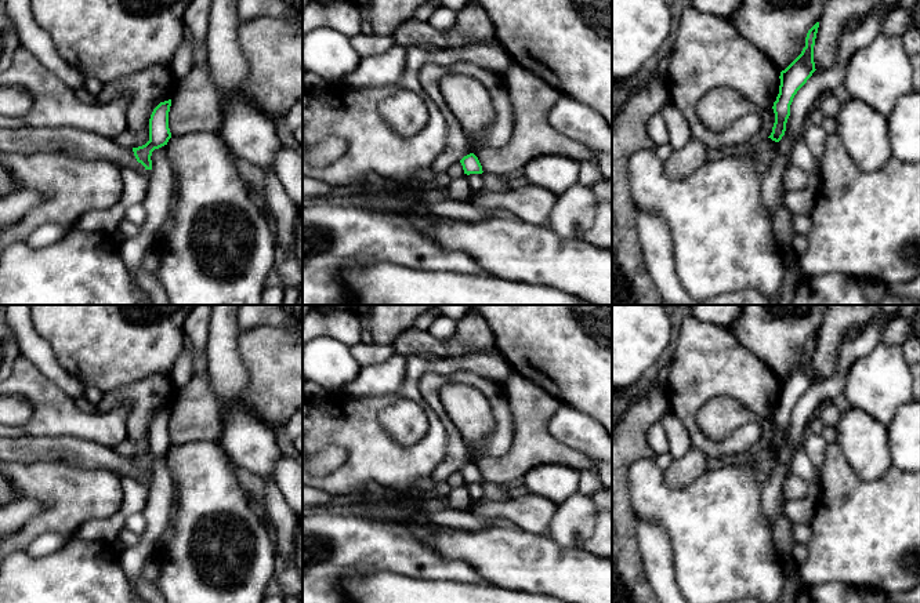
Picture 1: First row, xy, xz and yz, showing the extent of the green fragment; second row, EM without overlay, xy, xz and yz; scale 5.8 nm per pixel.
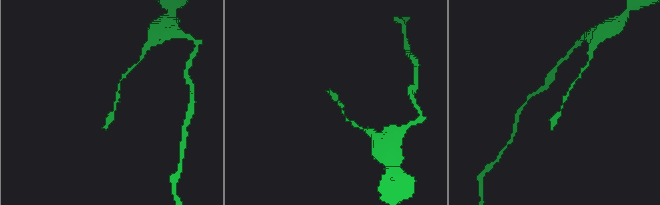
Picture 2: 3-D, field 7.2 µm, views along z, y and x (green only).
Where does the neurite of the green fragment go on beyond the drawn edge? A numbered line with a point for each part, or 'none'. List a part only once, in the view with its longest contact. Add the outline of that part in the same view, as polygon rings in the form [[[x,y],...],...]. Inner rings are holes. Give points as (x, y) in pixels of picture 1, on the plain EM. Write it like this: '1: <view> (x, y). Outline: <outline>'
none

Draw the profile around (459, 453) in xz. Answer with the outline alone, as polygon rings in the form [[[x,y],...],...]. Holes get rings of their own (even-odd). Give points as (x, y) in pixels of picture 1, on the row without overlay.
[[[445,410],[437,415],[446,428],[448,446],[445,458],[434,469],[430,477],[437,482],[446,482],[452,473],[459,472],[464,465],[474,462],[474,450],[464,442],[459,431],[453,428]]]

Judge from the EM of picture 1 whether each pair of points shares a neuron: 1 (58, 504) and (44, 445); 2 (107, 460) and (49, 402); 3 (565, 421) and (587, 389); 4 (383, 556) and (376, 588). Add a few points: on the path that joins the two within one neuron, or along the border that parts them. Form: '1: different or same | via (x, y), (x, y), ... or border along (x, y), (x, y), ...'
1: different | border along (15, 461), (64, 461), (80, 468)
2: different | border along (54, 436), (83, 438), (112, 449)
3: different | border along (562, 403), (587, 413), (597, 422)
4: different | border along (347, 570), (395, 571), (412, 578)

